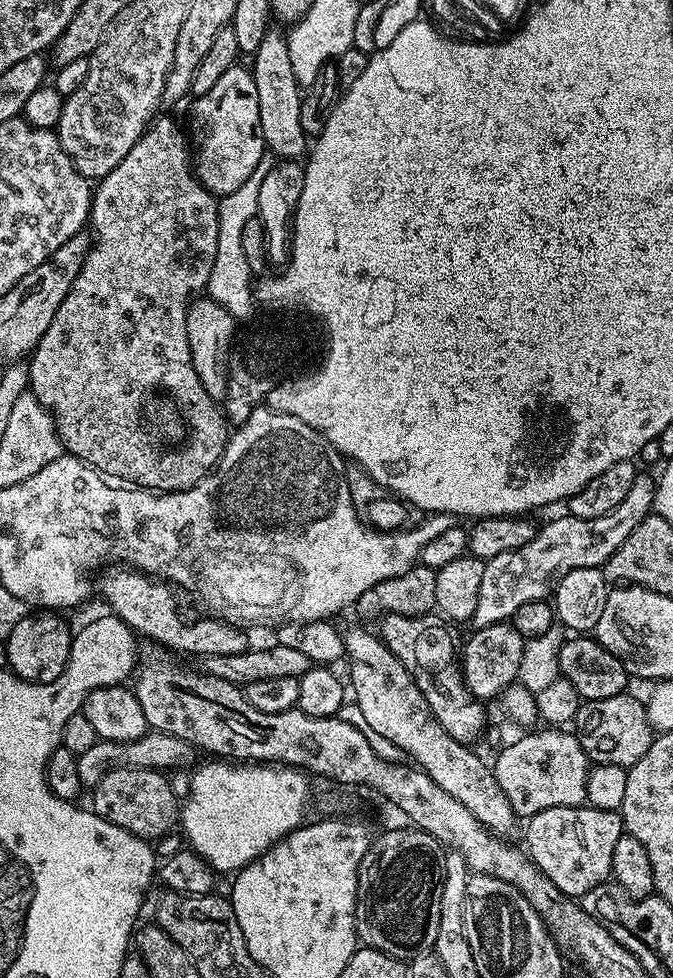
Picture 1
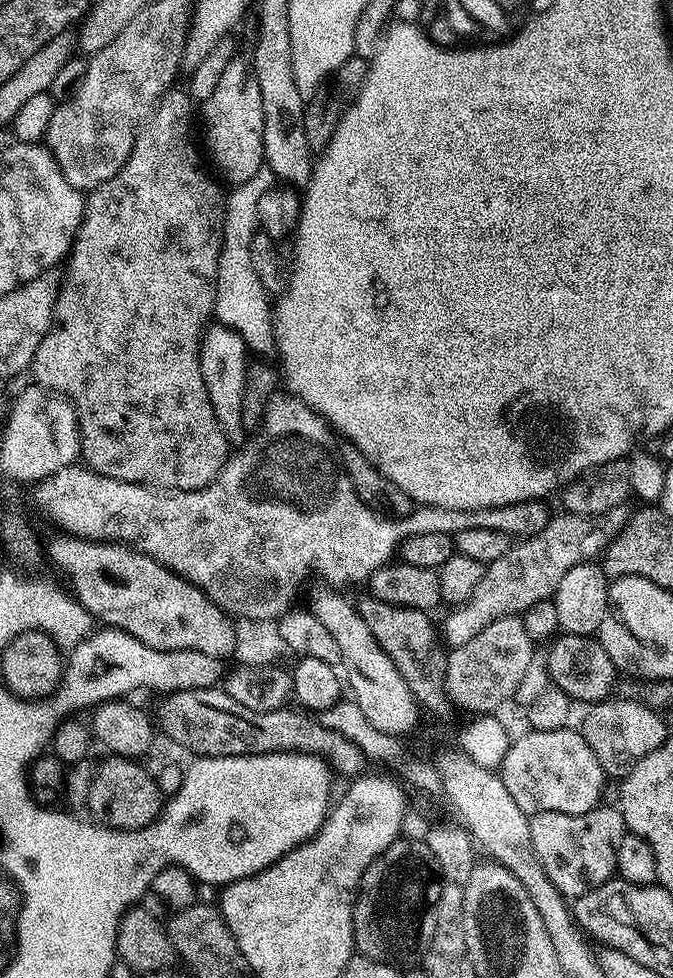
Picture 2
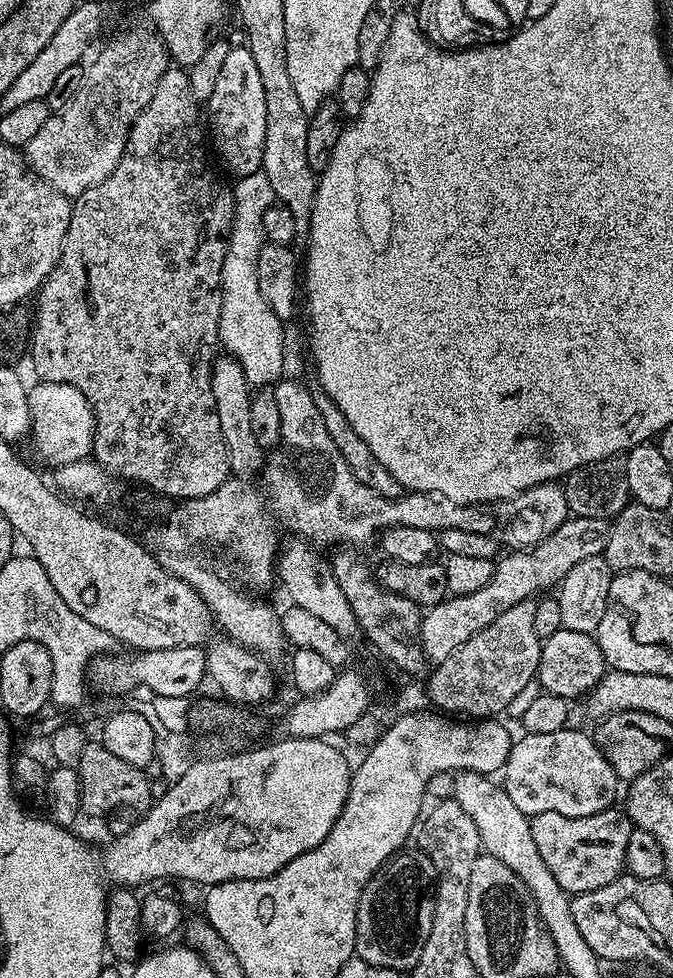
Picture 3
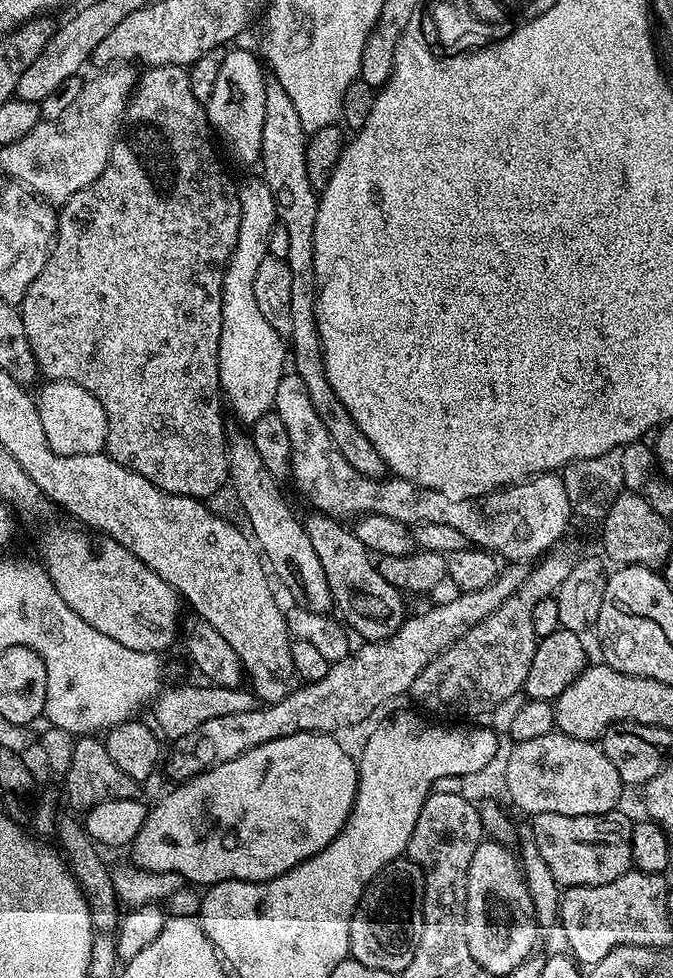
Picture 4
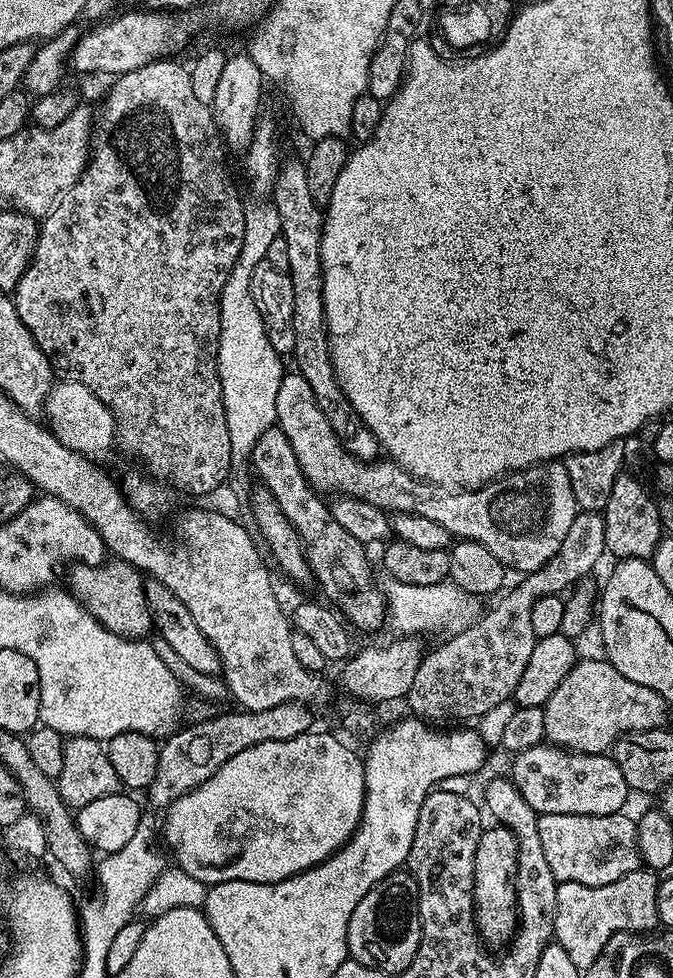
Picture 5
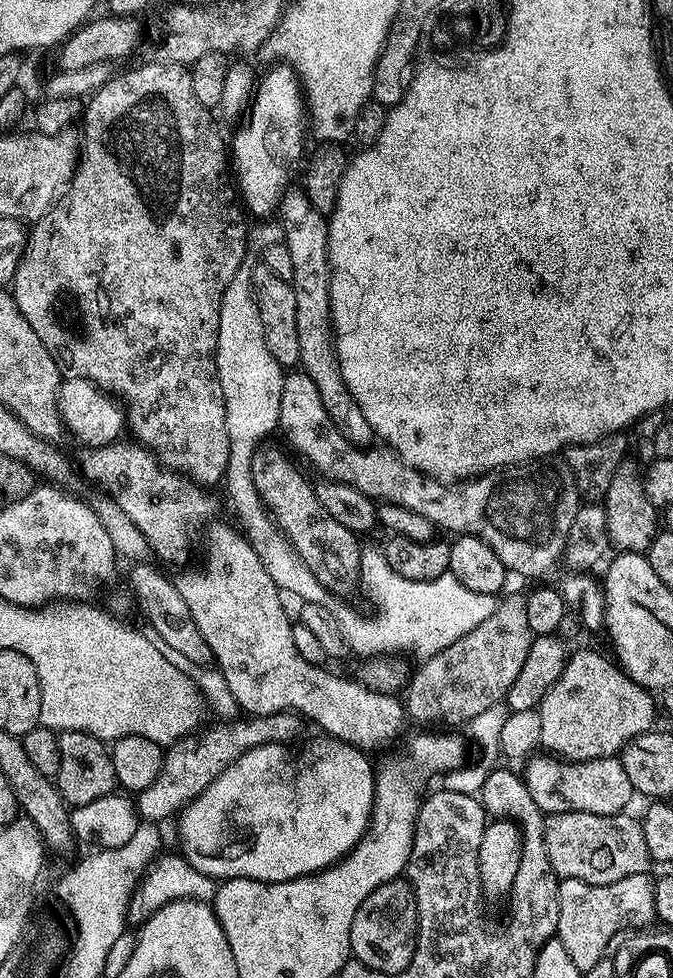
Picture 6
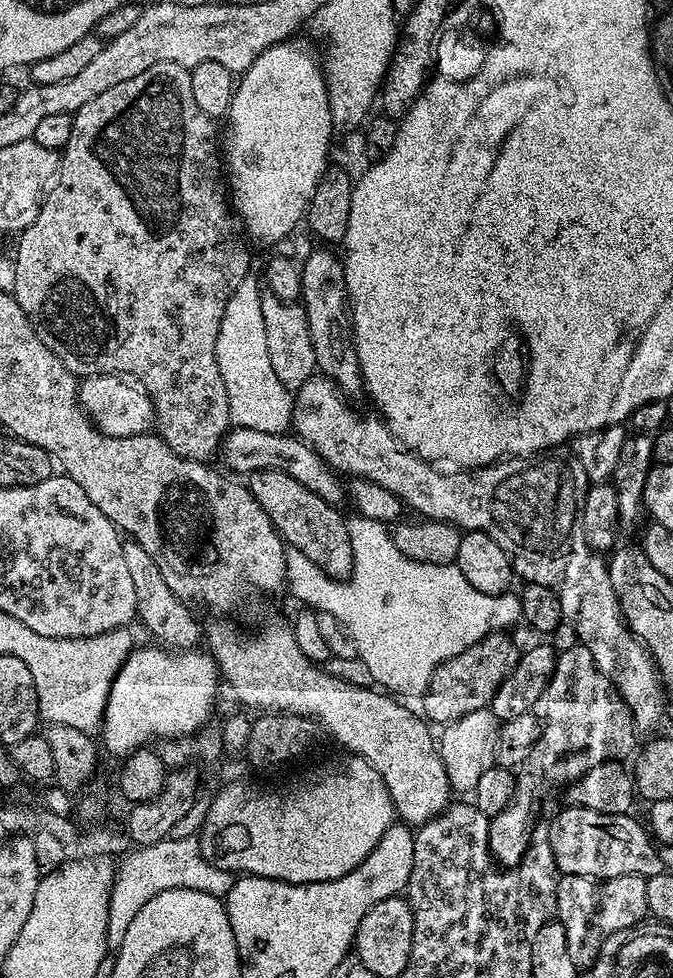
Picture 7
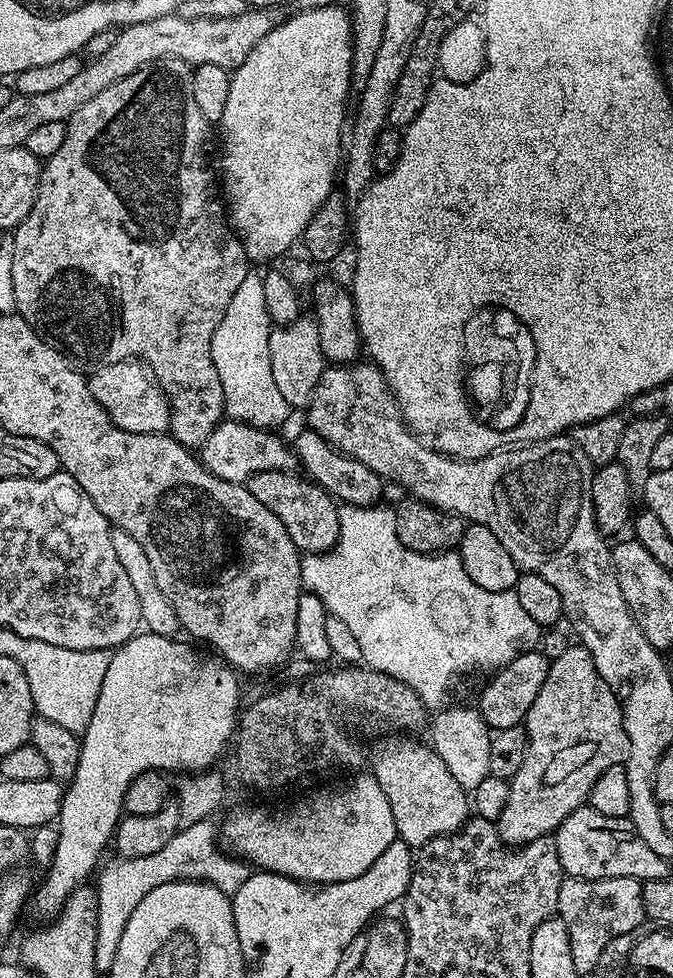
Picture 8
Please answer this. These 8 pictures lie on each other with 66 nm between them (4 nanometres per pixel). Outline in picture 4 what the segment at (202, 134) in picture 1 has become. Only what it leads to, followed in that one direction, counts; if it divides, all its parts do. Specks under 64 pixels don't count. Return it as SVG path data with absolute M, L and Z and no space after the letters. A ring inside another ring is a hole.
M233 47L228 51L225 51L224 58L222 60L221 69L218 72L218 82L215 83L214 86L214 94L211 95L210 100L208 101L208 113L209 113L209 125L213 128L213 131L218 132L227 152L238 162L242 164L253 164L255 165L259 159L261 154L261 144L262 144L262 126L265 124L265 86L267 84L266 76L263 76L262 70L264 72L264 68L261 62L261 59L257 56L257 58L248 50L244 50L242 48Z

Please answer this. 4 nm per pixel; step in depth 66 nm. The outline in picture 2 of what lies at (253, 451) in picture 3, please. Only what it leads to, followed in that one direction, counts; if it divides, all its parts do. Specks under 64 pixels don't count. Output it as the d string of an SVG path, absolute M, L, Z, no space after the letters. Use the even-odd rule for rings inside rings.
M219 322L209 323L205 327L204 334L200 337L202 382L206 382L206 394L210 394L210 406L214 406L214 418L218 418L218 426L222 426L222 434L232 446L243 445L246 440L242 402L250 367L250 359L248 360L247 355L249 356L249 353L246 351L244 339L234 330Z

